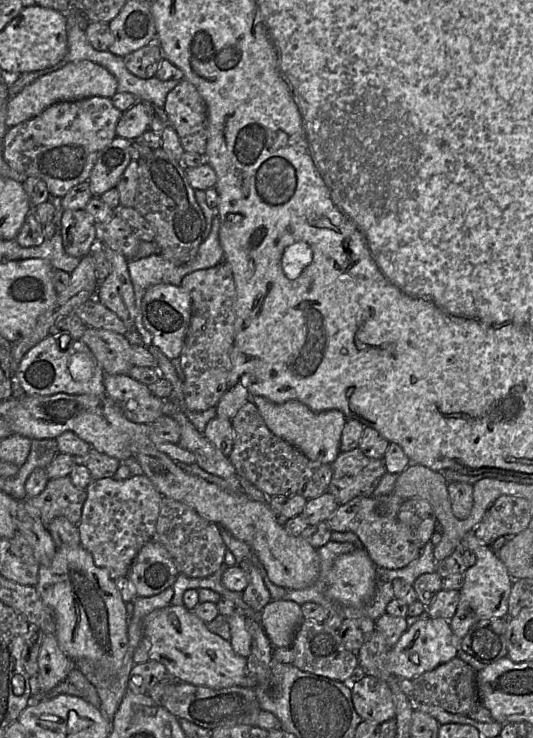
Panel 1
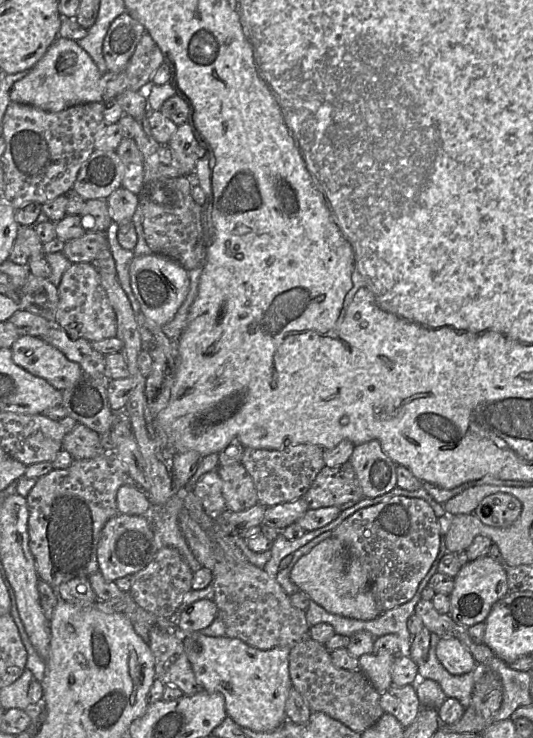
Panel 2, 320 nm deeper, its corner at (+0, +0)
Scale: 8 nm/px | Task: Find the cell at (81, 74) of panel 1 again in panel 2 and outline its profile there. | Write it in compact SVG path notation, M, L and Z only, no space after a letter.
M58 36L44 56L10 90L10 100L46 112L60 112L74 105L103 102L101 73L89 54L74 40Z

